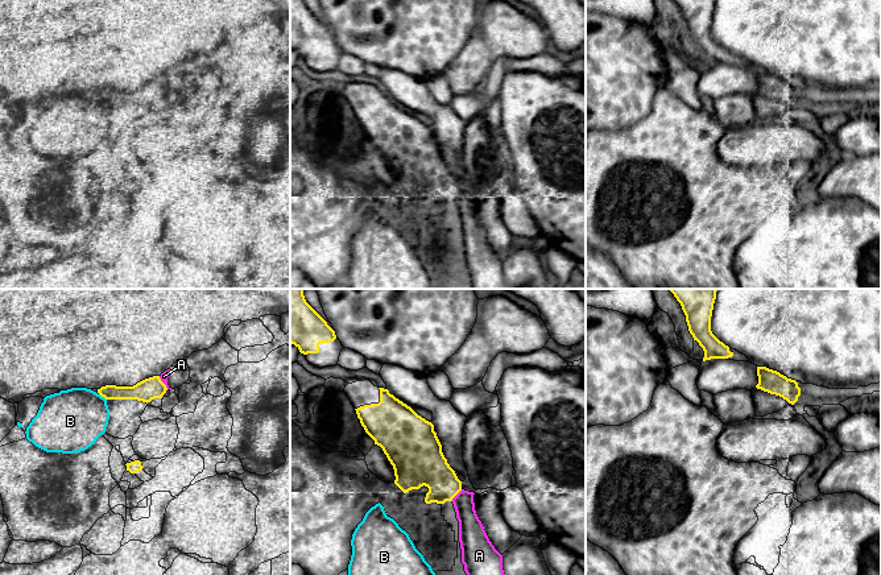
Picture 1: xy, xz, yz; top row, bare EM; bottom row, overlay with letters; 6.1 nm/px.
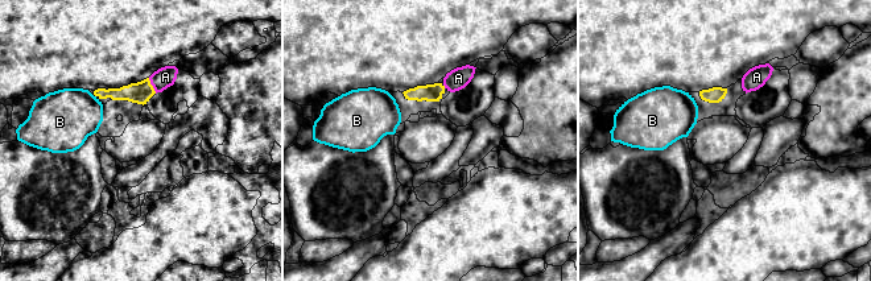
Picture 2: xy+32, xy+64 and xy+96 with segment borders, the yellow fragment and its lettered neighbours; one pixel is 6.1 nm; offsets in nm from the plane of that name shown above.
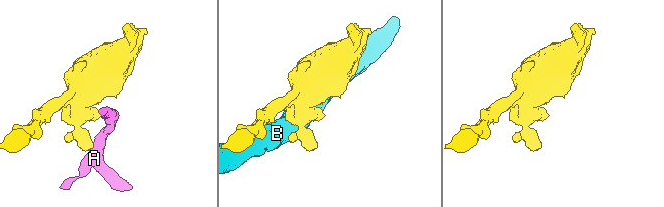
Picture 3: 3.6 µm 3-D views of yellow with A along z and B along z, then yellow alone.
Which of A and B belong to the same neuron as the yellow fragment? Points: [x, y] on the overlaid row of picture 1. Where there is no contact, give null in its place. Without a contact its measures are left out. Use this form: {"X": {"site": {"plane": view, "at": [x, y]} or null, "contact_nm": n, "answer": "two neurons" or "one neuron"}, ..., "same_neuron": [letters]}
{"A": {"site": {"plane": "xy", "at": [162, 383]}, "contact_nm": 100, "answer": "two neurons"}, "B": {"site": {"plane": "xy", "at": [103, 396]}, "contact_nm": 60, "answer": "two neurons"}, "same_neuron": []}

